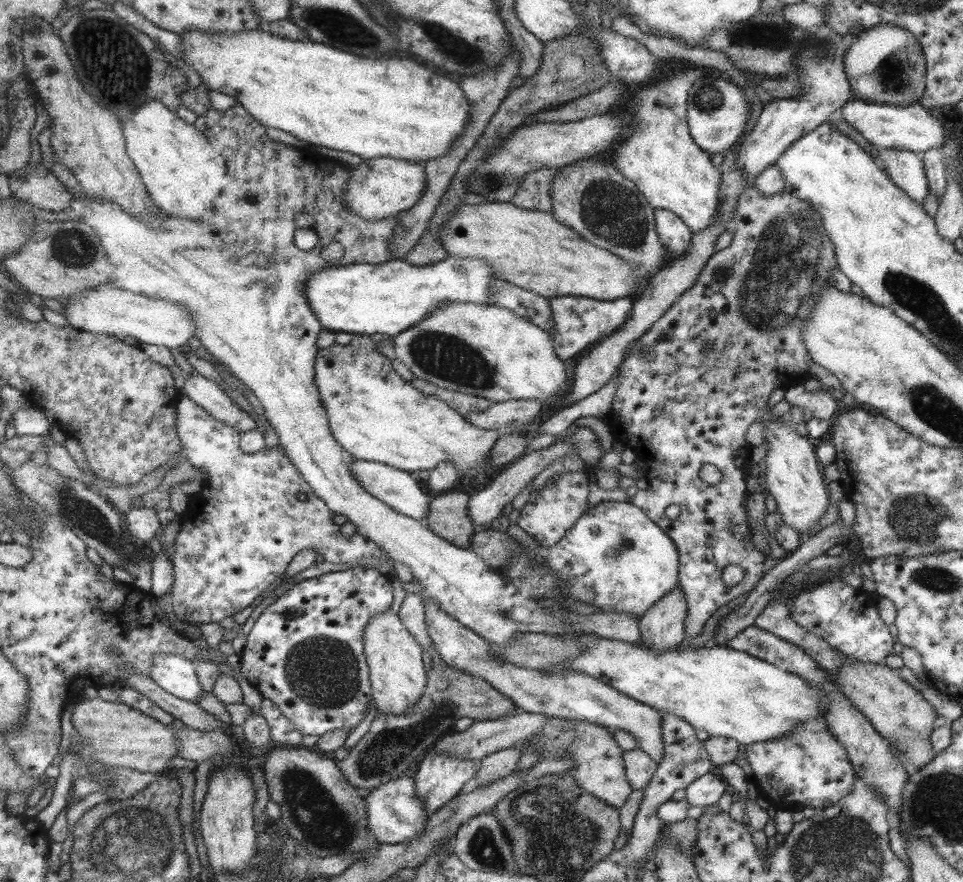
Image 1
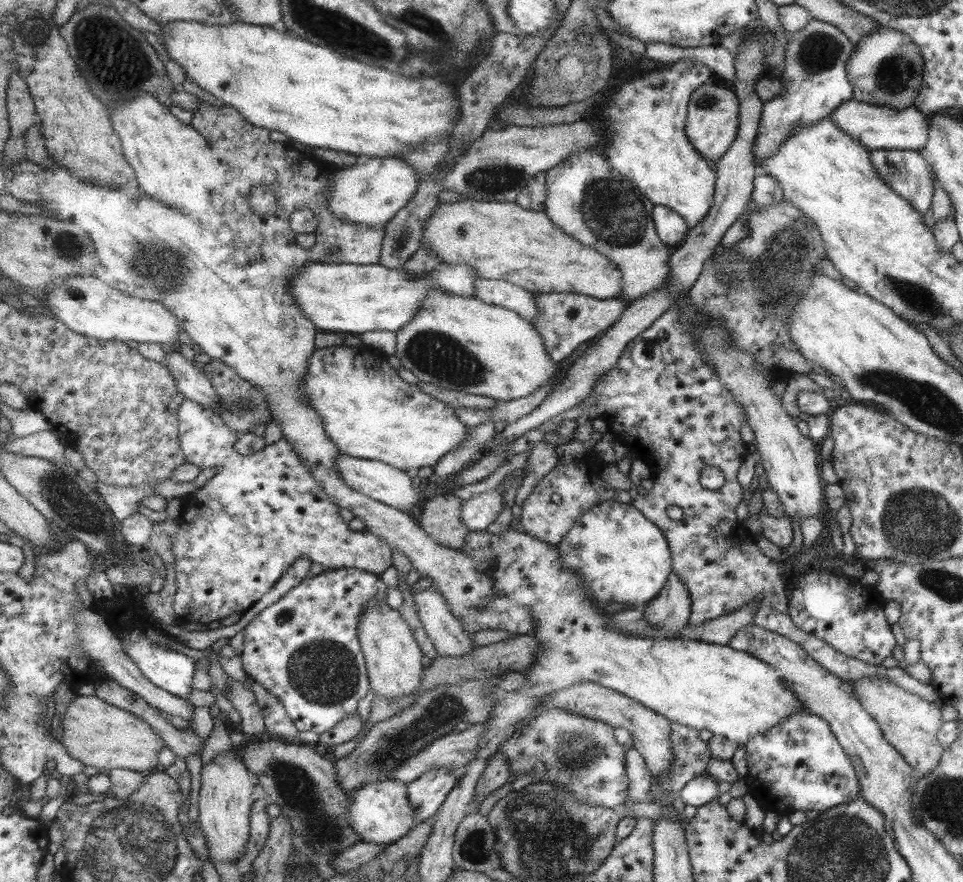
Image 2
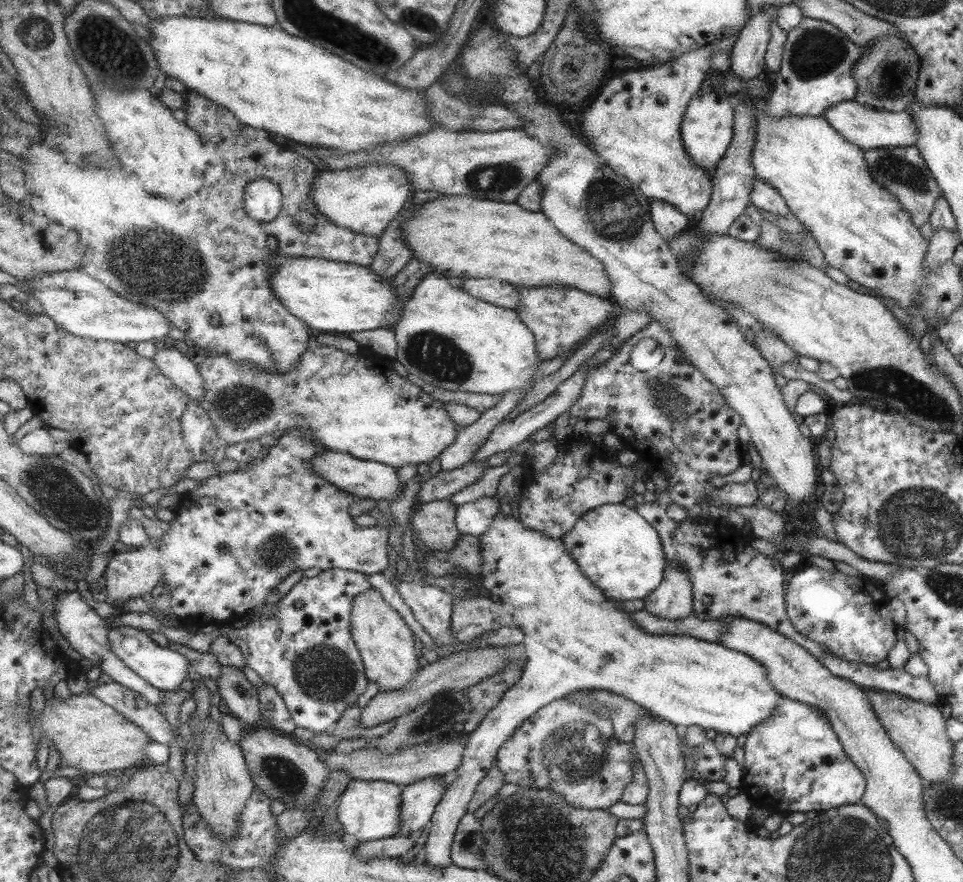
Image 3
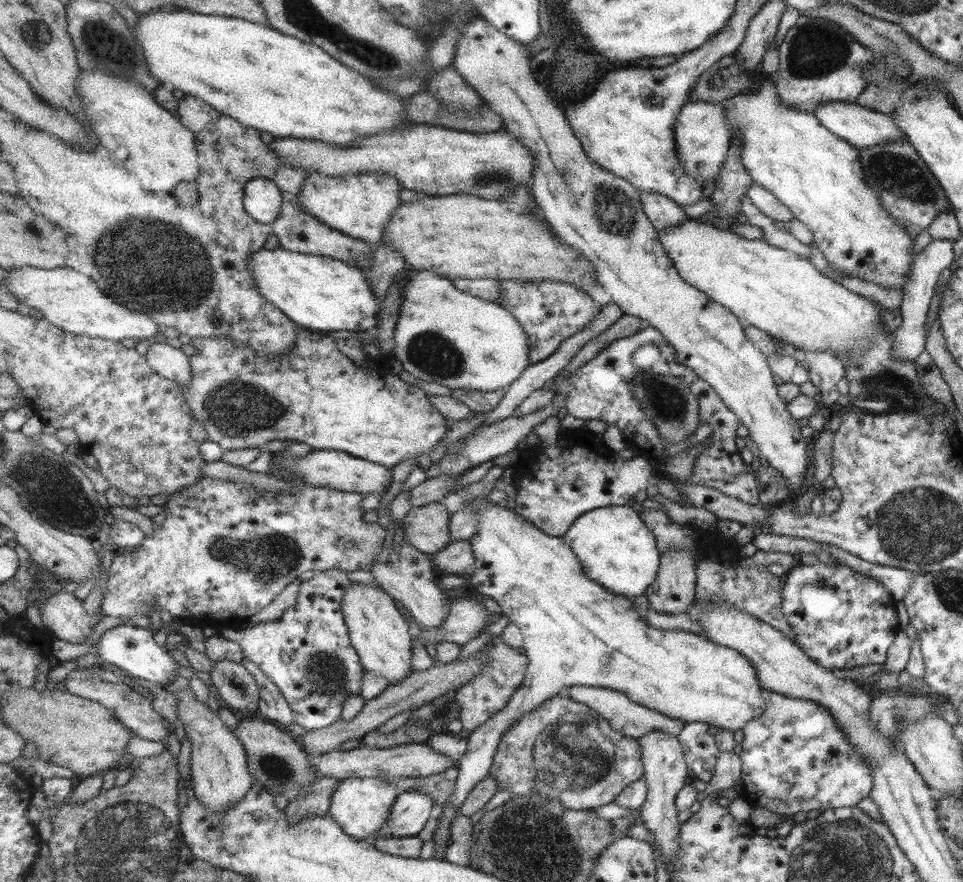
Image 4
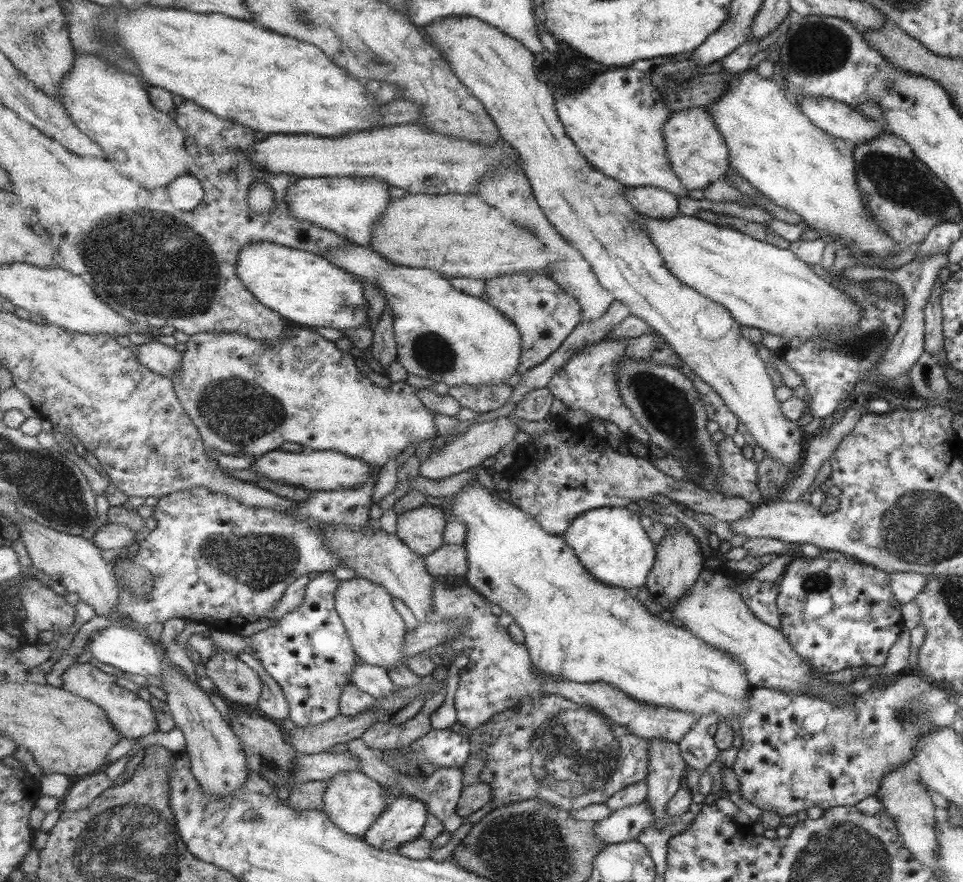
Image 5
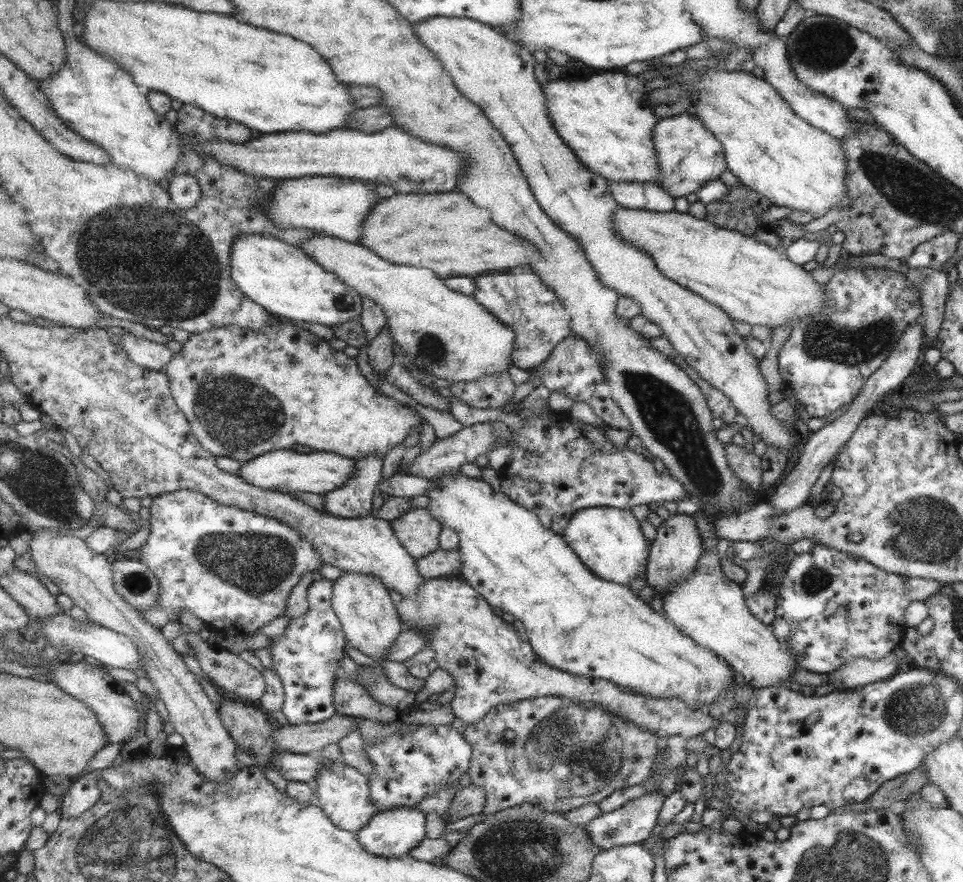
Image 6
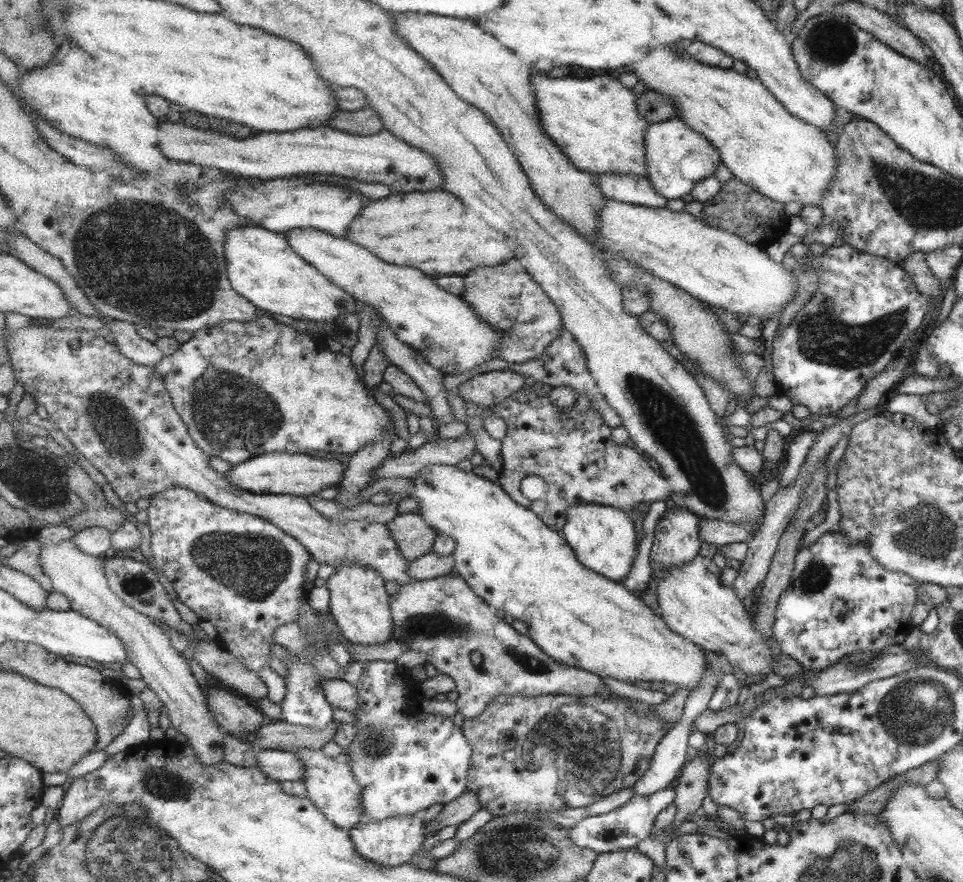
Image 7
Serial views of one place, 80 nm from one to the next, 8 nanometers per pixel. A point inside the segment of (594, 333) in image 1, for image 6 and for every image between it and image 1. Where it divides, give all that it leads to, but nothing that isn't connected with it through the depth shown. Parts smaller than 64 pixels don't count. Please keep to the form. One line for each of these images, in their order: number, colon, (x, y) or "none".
2: (565, 319)
3: (559, 316)
4: (550, 311)
5: (546, 315)
6: (517, 297)

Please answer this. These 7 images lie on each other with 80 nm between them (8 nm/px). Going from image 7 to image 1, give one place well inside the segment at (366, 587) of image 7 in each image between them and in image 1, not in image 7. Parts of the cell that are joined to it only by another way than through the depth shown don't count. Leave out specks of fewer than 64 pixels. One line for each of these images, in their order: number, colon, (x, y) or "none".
1: (399, 679)
2: (394, 657)
3: (386, 643)
4: (380, 633)
5: (377, 631)
6: (369, 617)

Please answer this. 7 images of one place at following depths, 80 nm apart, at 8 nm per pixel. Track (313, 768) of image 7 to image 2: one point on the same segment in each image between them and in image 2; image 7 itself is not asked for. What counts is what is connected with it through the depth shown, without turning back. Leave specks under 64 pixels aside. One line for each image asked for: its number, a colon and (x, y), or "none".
2: (380, 812)
3: (369, 810)
4: (361, 805)
5: (354, 801)
6: (342, 791)

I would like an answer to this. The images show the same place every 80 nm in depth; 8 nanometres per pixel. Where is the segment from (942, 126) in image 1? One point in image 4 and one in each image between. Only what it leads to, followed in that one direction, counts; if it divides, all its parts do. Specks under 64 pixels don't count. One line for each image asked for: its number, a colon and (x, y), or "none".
2: (876, 127)
3: (869, 128)
4: (861, 127)

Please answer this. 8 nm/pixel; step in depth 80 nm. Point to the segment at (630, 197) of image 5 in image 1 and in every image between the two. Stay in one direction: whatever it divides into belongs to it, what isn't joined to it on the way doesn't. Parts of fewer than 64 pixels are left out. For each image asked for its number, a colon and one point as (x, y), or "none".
1: (674, 235)
2: (670, 227)
3: (668, 221)
4: (663, 212)

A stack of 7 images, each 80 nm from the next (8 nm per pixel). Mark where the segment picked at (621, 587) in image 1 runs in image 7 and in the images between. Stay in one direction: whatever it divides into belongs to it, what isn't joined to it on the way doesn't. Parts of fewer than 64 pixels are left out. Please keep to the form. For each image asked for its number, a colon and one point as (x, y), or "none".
2: (621, 556)
3: (618, 550)
4: (615, 547)
5: (610, 543)
6: (608, 541)
7: (603, 538)

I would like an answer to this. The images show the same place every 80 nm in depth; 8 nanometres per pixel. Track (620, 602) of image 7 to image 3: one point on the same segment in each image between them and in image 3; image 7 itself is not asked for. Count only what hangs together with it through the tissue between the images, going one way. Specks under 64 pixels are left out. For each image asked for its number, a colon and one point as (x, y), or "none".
3: (576, 638)
4: (577, 633)
5: (577, 628)
6: (578, 622)

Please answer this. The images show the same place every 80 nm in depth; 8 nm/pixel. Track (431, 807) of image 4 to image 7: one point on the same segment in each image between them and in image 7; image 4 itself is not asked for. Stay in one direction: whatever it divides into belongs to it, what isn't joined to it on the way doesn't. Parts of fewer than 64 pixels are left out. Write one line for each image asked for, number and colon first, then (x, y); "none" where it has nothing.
5: (404, 821)
6: (394, 834)
7: (391, 843)

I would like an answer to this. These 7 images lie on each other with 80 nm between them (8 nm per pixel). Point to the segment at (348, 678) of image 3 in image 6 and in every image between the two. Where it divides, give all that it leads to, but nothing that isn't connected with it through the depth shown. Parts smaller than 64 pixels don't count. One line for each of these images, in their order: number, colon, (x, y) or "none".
4: (308, 652)
5: (309, 652)
6: (307, 657)

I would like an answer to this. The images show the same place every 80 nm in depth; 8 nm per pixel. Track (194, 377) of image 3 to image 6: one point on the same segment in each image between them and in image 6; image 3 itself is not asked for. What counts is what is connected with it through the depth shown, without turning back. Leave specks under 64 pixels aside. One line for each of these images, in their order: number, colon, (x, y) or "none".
4: (172, 363)
5: (160, 358)
6: (143, 352)

